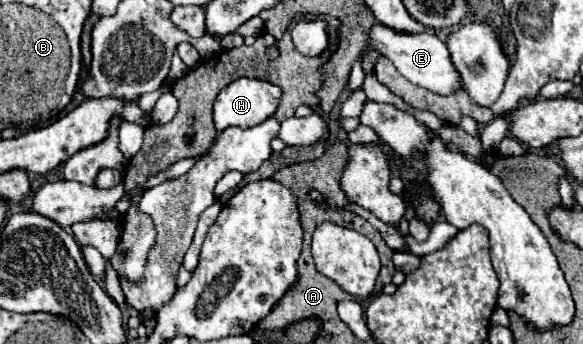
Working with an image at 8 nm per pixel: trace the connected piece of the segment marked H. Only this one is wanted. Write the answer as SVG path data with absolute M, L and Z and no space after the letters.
M243 77L243 79L229 83L227 87L221 89L221 93L217 95L215 105L213 105L213 123L215 123L217 133L221 133L227 127L249 129L249 127L263 123L267 117L271 117L275 113L275 109L279 105L279 97L281 97L281 89L267 81Z

